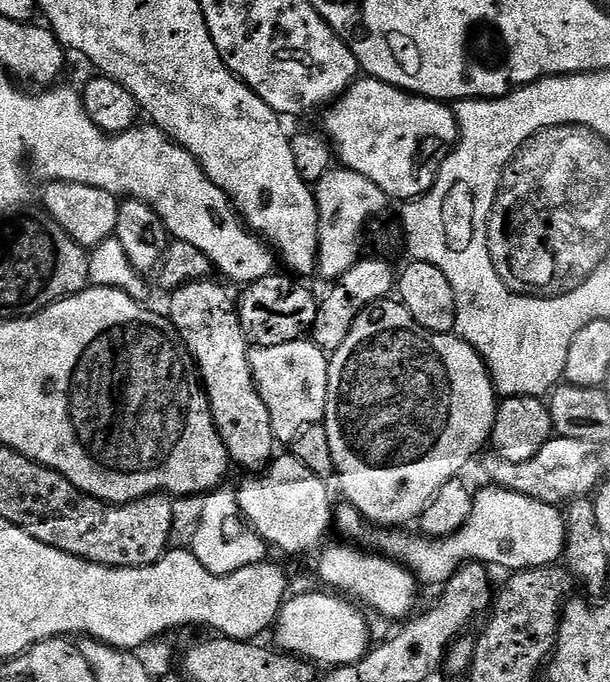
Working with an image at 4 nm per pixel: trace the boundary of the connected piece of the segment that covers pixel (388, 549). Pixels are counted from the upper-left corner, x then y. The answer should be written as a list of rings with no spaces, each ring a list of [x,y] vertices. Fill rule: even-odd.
[[[487,486],[479,493],[478,491],[472,497],[472,509],[470,518],[454,534],[442,537],[441,540],[433,540],[431,536],[415,534],[416,536],[407,536],[404,530],[389,530],[379,526],[373,526],[367,523],[359,510],[347,502],[340,502],[334,508],[334,528],[340,531],[345,541],[351,542],[356,546],[363,546],[373,553],[382,555],[387,560],[394,561],[395,564],[401,564],[408,569],[421,585],[437,584],[443,586],[456,576],[456,572],[466,564],[482,564],[491,566],[493,569],[505,568],[505,573],[525,572],[531,568],[551,568],[557,563],[556,560],[565,555],[568,542],[568,529],[566,527],[565,517],[561,509],[554,504],[543,504],[534,498],[526,498],[517,492],[511,492],[505,488]]]

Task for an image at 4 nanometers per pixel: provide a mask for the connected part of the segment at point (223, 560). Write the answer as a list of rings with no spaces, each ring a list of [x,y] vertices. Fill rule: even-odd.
[[[221,486],[204,496],[206,507],[202,513],[202,522],[198,534],[194,538],[191,551],[215,576],[230,576],[246,566],[264,564],[264,555],[270,552],[269,545],[255,532],[246,526],[246,521],[240,513],[240,503],[236,501],[236,492]]]

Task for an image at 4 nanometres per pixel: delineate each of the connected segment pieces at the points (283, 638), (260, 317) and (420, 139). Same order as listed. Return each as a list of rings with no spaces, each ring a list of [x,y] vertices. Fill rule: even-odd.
[[[294,596],[280,609],[274,625],[275,647],[279,651],[317,665],[328,664],[327,666],[357,664],[363,656],[368,655],[368,624],[364,621],[365,613],[359,607],[351,603],[308,604],[306,597]]]
[[[279,274],[267,276],[258,282],[247,285],[241,292],[244,293],[241,294],[240,300],[238,296],[240,325],[248,338],[249,345],[258,348],[270,348],[272,346],[282,346],[286,342],[294,342],[301,339],[311,329],[312,323],[316,320],[317,297],[312,297],[312,292],[308,288],[295,288]]]
[[[371,78],[357,79],[356,83],[323,113],[323,116],[322,132],[331,145],[335,159],[348,171],[357,172],[362,178],[368,178],[392,202],[416,200],[419,196],[427,194],[434,186],[440,164],[460,140],[456,113],[447,103],[404,92],[392,84]]]

